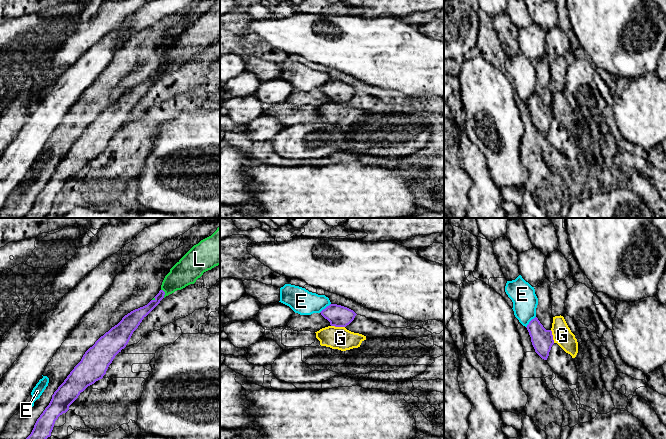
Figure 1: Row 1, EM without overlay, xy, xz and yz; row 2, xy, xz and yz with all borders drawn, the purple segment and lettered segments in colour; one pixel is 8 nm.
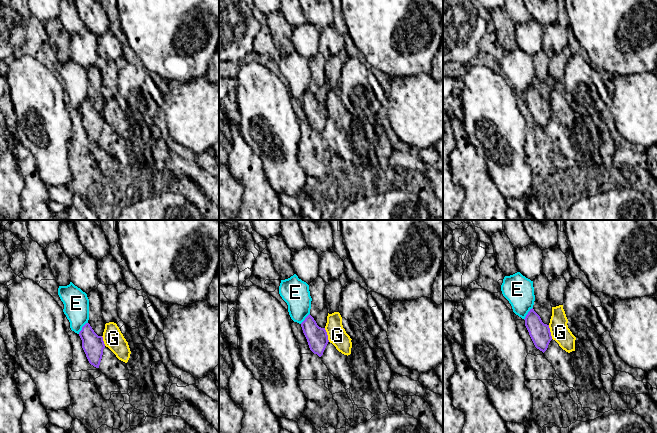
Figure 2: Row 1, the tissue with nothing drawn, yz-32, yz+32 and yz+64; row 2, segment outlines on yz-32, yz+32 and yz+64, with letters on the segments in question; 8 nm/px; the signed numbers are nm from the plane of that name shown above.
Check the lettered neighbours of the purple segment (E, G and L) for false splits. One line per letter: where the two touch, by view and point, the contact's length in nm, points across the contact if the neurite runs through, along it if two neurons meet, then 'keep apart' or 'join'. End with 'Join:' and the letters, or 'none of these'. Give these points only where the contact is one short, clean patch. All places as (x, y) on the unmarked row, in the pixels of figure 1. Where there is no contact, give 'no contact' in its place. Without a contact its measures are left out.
E: yz (529, 98) | 120 nm | keep apart
G: xz (338, 102) | 110 nm | keep apart
L: xy (164, 69) | 80 nm | keep apart
Join: none of these

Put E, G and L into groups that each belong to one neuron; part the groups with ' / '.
E / G L

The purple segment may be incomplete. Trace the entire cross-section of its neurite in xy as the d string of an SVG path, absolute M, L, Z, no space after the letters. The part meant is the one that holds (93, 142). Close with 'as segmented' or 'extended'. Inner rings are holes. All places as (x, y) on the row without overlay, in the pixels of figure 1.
M160 66L154 73L154 76L151 76L147 81L125 91L117 101L101 112L95 120L85 128L81 137L74 143L64 158L52 171L49 181L37 195L31 210L21 218L44 218L51 212L55 197L58 193L69 186L69 182L78 174L81 168L103 154L115 132L126 123L133 108L138 104L142 96L160 79L164 71L165 68Z; as segmented

